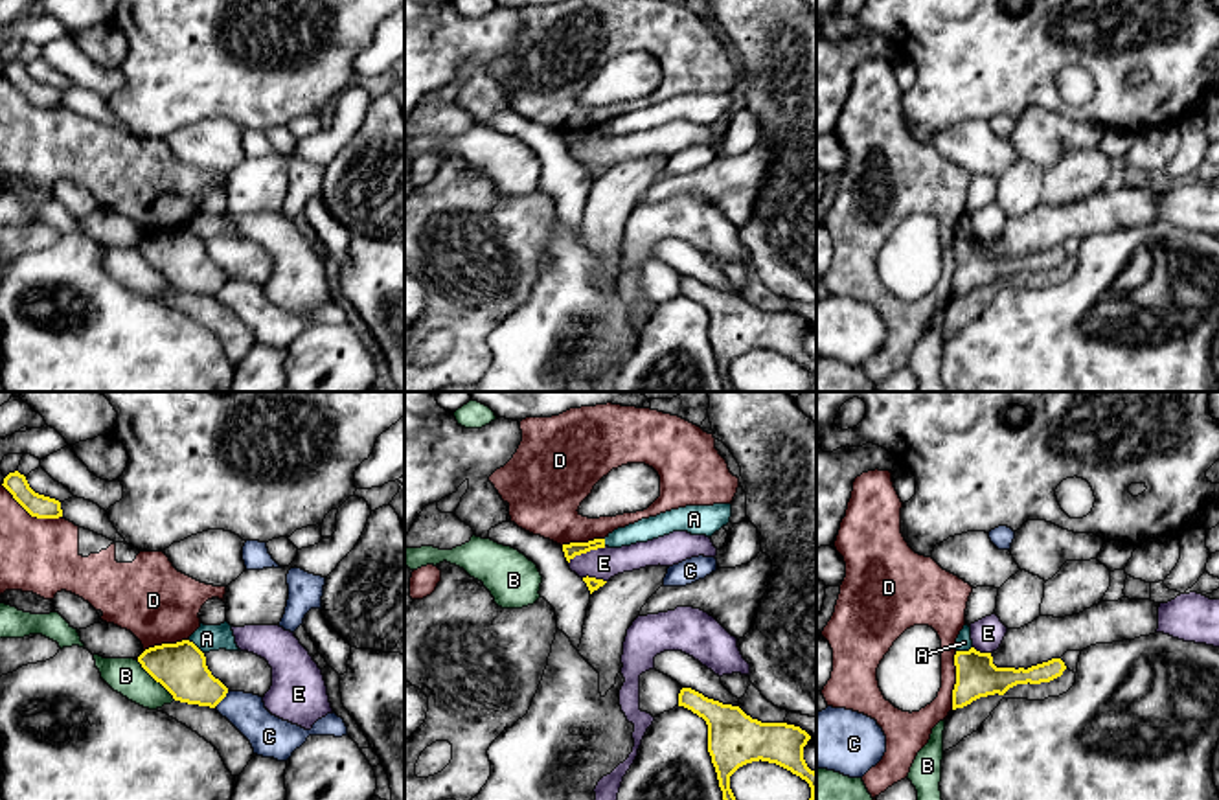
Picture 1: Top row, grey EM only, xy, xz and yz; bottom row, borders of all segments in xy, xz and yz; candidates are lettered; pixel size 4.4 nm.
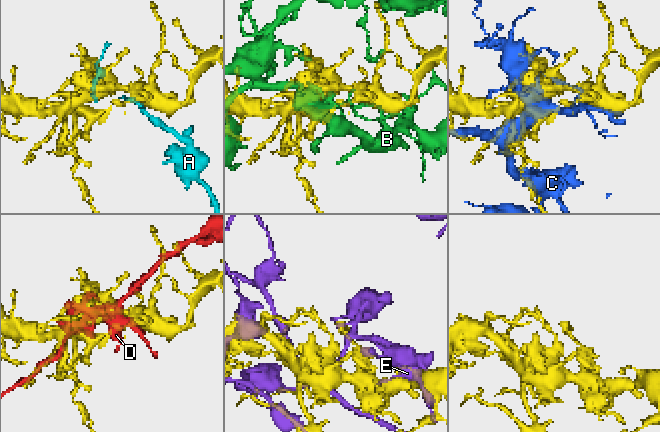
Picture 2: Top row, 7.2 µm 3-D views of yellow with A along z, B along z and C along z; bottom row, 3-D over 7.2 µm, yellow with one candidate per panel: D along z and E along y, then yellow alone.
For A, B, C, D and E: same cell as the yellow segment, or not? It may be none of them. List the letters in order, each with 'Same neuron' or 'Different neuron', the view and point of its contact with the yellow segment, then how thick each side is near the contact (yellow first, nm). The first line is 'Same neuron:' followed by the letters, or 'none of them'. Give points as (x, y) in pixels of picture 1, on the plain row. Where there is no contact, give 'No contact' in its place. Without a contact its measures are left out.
Same neuron: none of them
A: Different neuron. Touches yellow at yz (964, 240). Thickness 180 nm (yellow) against 70 nm
B: Different neuron. Touches yellow at xy (157, 269). Thickness 220 nm (yellow) against 160 nm
C: Different neuron. Touches yellow at xy (221, 287). Thickness 220 nm (yellow) against 170 nm
D: Different neuron. Touches yellow at xy (32, 103). Thickness 100 nm (yellow) against 320 nm
E: Different neuron. Touches yellow at xz (587, 138). Thickness 70 nm (yellow) against 140 nm

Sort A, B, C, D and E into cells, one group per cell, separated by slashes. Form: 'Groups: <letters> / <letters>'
Groups: A / B / C / D / E

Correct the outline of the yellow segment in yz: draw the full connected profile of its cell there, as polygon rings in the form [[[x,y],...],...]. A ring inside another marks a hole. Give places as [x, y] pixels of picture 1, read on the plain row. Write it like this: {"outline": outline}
{"outline": [[[974,235],[969,239],[956,239],[956,272],[952,278],[952,298],[963,296],[973,289],[987,283],[1004,283],[1017,272],[1050,270],[1066,257],[1061,246],[1024,256],[997,256],[991,241],[980,241]]]}

